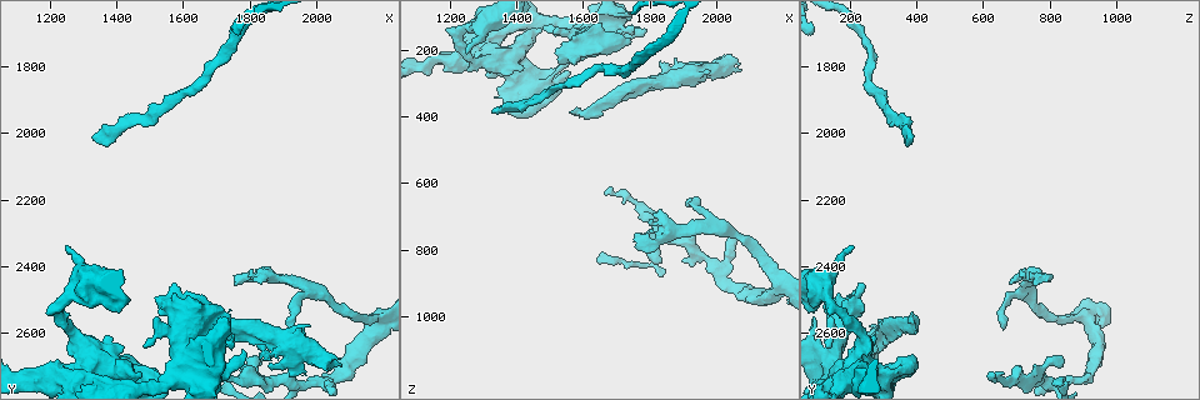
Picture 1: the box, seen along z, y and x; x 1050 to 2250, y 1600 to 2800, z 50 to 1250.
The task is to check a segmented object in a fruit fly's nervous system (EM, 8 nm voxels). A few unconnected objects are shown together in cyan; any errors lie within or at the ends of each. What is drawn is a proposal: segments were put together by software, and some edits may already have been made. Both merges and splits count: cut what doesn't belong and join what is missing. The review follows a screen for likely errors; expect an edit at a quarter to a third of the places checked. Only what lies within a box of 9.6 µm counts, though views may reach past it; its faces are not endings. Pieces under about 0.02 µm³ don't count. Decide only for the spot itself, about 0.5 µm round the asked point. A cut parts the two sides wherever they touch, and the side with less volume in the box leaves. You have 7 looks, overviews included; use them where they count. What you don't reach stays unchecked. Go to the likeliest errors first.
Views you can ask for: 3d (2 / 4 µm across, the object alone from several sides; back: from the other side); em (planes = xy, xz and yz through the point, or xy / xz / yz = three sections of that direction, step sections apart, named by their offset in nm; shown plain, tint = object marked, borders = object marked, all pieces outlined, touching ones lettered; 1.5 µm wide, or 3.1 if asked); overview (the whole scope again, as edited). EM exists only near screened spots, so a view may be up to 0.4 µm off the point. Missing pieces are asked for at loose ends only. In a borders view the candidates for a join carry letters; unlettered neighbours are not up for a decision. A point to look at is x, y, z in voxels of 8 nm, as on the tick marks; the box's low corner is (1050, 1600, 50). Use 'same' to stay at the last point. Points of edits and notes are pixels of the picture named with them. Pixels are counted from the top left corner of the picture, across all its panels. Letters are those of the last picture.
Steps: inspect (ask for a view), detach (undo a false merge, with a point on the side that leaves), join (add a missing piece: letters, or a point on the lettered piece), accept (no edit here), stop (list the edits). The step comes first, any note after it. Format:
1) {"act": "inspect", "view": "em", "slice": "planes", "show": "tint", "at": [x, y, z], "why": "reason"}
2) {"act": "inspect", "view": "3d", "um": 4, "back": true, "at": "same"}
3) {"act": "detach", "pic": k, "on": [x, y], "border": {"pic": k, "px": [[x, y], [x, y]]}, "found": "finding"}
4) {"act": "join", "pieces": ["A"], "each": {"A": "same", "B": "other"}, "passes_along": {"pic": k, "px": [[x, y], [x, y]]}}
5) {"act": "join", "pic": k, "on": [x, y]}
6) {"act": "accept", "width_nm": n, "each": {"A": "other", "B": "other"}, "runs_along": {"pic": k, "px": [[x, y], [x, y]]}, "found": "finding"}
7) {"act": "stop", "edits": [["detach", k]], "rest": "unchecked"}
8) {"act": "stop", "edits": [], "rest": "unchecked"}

{"act": "inspect", "view": "3d", "um": 2, "at": [2080, 2690, 260], "why": "branch stops here"}

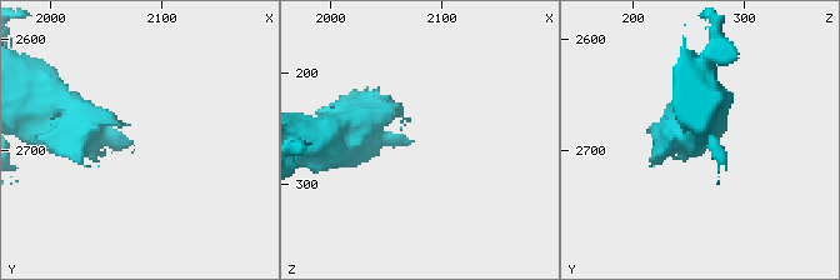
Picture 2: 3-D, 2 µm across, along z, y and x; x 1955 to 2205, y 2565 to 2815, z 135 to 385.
{"act": "inspect", "view": "em", "slice": "planes", "show": "plain", "at": [2070, 2696, 264], "why": "need the tissue"}

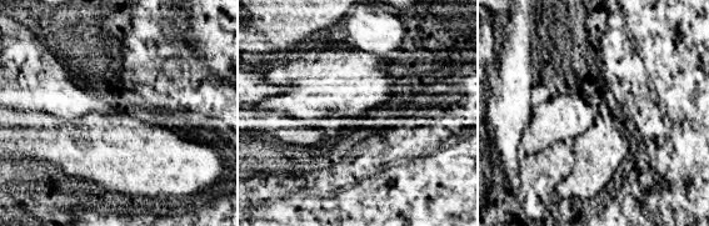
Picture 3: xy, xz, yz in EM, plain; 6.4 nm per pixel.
{"act": "inspect", "view": "em", "slice": "planes", "show": "borders", "at": "same"}

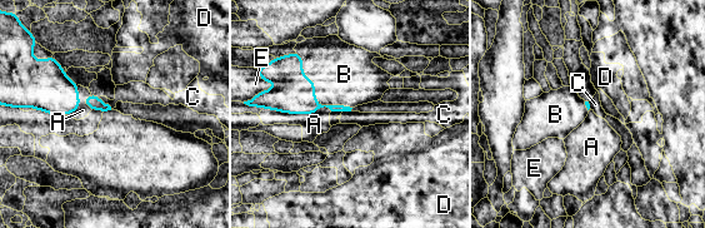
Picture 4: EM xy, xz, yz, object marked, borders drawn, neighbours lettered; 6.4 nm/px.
{"act": "join", "pieces": ["B"], "longest_contact_nm": ["B", 500], "each": {"A": "other", "B": "same", "C": "other", "D": "other", "E": "other"}, "found": "it goes on there"}

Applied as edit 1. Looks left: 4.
{"act": "inspect", "view": "3d", "um": 4, "at": [1330, 2010, 370], "why": "an open end"}

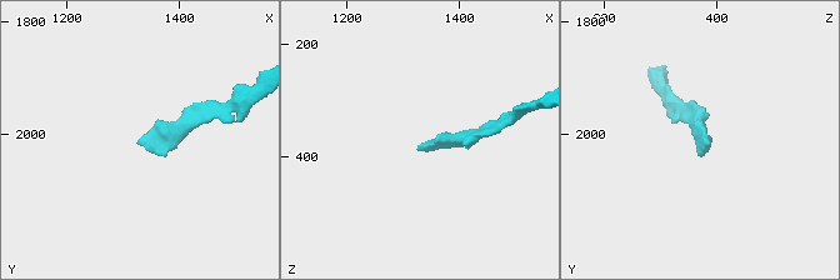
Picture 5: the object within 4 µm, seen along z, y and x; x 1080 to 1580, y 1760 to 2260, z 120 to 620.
{"act": "inspect", "view": "em", "slice": "yz", "step": 4, "show": "tint", "at": [1325, 2015, 380], "why": "need the tissue"}

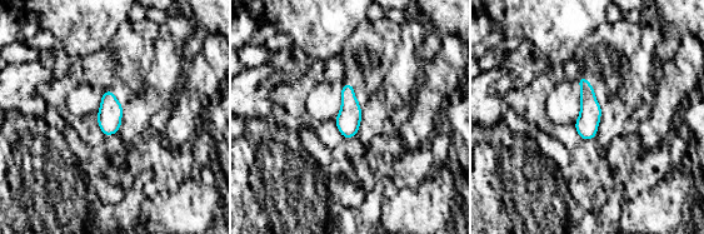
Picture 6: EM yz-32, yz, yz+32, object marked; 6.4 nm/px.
{"act": "inspect", "view": "em", "slice": "planes", "show": "borders", "at": "same"}

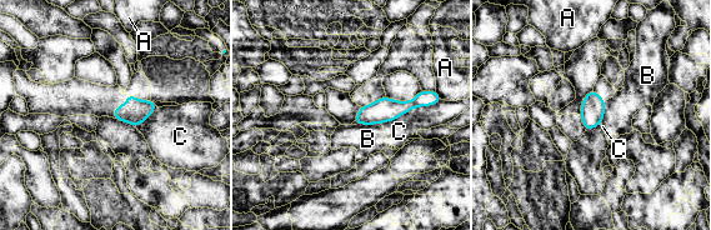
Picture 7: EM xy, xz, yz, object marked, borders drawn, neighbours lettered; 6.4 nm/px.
{"act": "accept", "longest_contact_nm": ["C", 400], "each": {"A": "other", "B": "other", "C": "other"}, "found": "none of them fits"}

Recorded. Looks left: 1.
{"act": "stop", "edits": [["join", 4]], "rest": "unchecked"}

